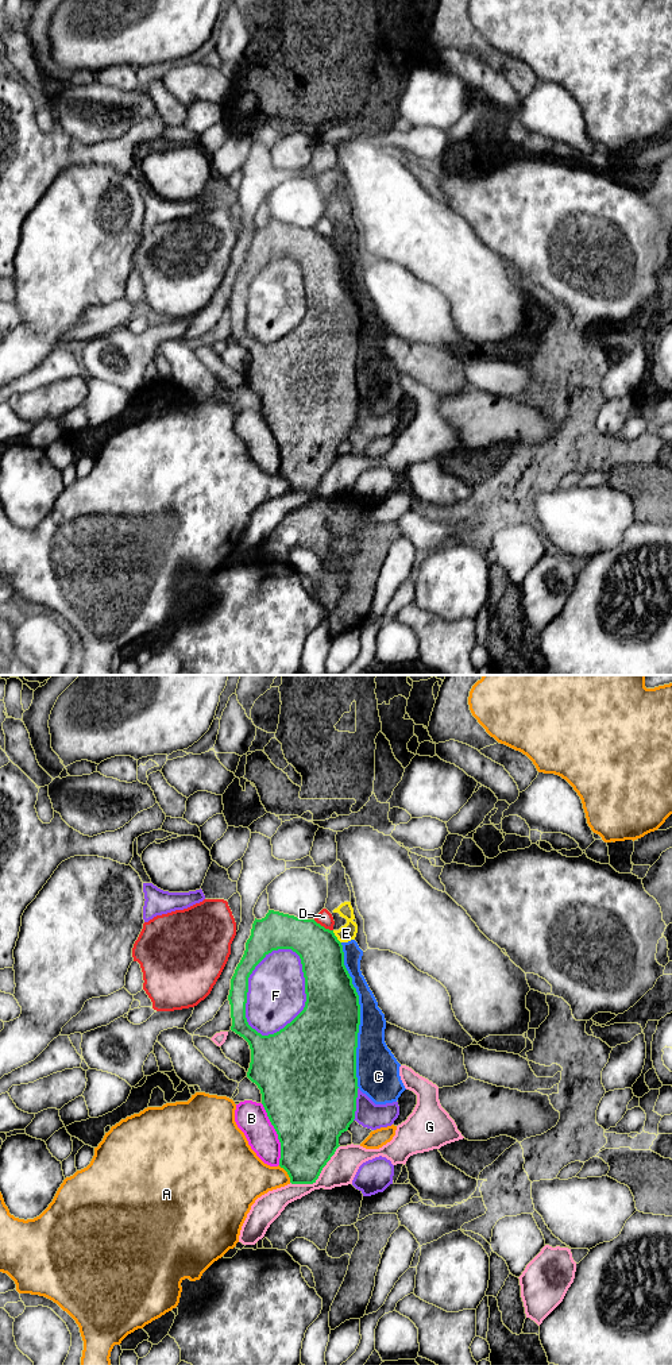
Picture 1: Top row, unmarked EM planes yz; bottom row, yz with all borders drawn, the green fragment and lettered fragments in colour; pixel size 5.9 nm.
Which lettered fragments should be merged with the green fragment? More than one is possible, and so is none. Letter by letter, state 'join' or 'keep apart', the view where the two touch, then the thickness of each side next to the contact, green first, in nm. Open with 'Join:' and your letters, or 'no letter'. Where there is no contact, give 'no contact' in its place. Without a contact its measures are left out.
Join: no letter
A: keep apart; meets green in yz; 340 nm thick on the green side, 280 nm on the other
B: keep apart; meets green in yz; 500 nm thick on the green side, 190 nm on the other
C: keep apart; meets green in yz; 400 nm thick on the green side, 200 nm on the other
D: keep apart; meets green in yz; 260 nm thick on the green side, 90 nm on the other
E: keep apart; meets green in yz; 260 nm thick on the green side, 100 nm on the other
F: keep apart; meets green in yz; 400 nm thick on the green side, 340 nm on the other
G: keep apart; meets green in yz; 360 nm thick on the green side, 180 nm on the other

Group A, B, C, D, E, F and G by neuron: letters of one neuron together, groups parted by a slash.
A / B / C E / D / F / G

